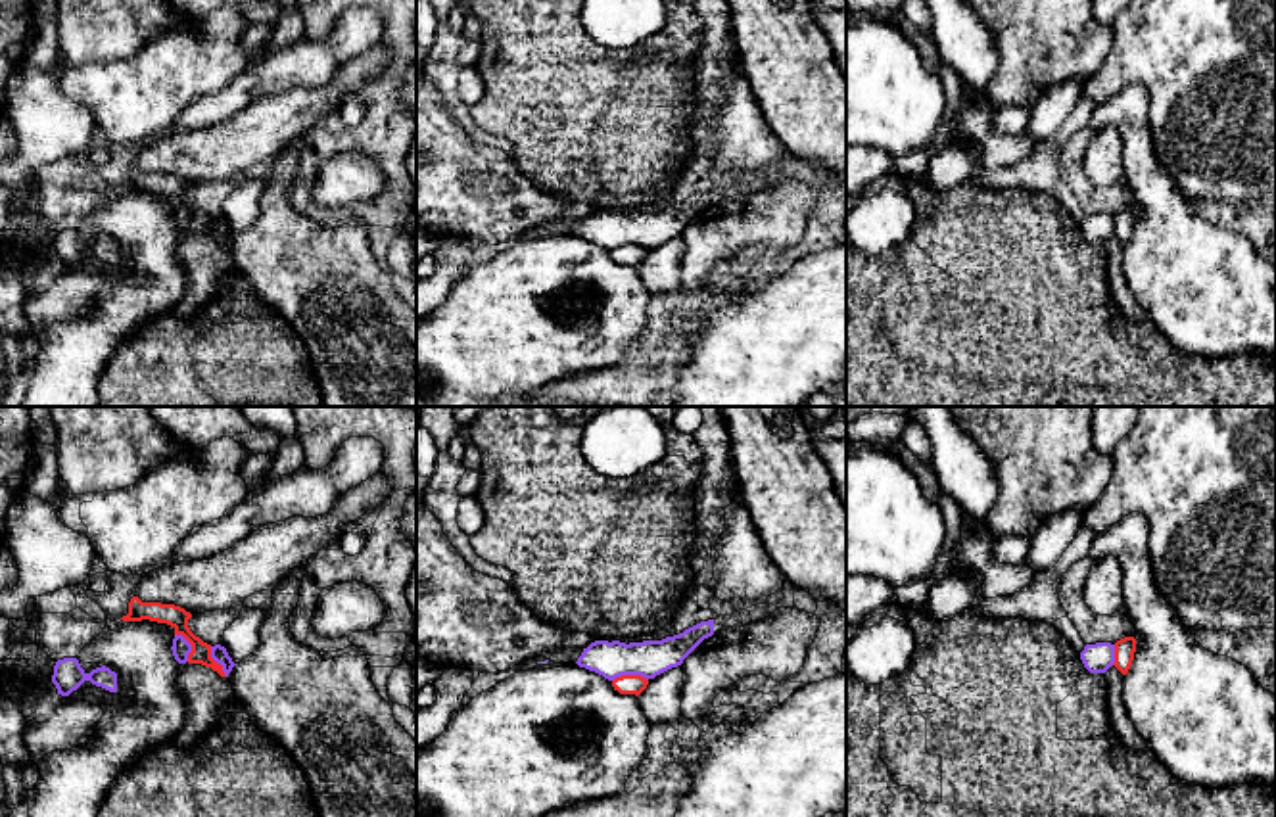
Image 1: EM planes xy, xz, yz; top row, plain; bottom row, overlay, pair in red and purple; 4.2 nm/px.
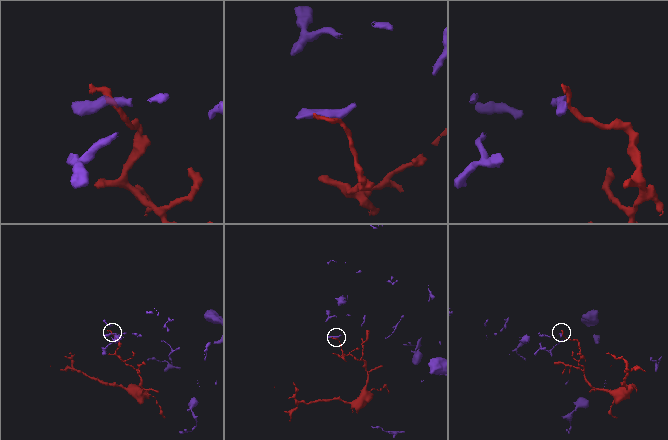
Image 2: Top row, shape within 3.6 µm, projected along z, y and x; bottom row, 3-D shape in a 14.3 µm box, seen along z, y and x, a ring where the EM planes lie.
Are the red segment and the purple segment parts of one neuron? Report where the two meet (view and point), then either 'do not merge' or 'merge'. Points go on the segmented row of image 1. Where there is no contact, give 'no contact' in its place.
xz (630, 676) | do not merge

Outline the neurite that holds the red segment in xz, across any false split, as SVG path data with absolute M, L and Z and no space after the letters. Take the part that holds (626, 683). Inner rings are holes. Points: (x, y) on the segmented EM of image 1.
M622 675L612 681L614 690L620 694L635 694L639 696L649 685L649 679L641 675Z

